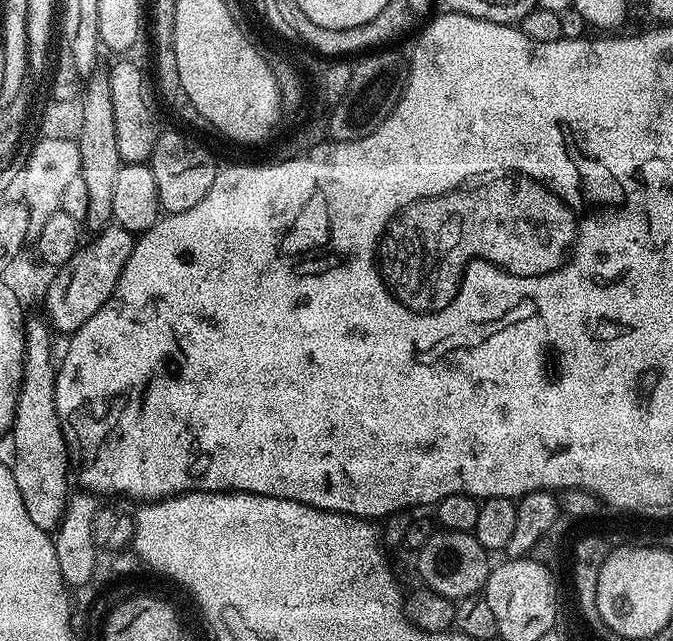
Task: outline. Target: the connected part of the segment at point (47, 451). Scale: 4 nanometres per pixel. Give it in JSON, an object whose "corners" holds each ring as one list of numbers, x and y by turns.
{"corners":[[29,319,24,325,24,340,40,340,40,338,44,340,46,338,46,360,24,358,24,377,20,383,20,398,16,407,16,417,10,429,10,437,12,436,10,467,14,474,14,482,18,482,18,494,22,494,22,502,26,506,26,511,30,513,30,519,42,531,52,534,59,529,60,521,63,520,64,514,68,510,70,465,68,462,68,443,62,434,62,426,58,422,58,410,54,402,57,369,57,365,54,363,54,340,50,335,49,325,43,319,40,320]]}

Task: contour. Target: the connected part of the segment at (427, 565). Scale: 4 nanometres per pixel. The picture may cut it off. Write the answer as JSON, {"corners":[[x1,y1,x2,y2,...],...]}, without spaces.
{"corners":[[433,531,432,536,418,549,416,572,421,576,423,587,442,594,447,600,457,602,464,596,477,595,488,580,490,553,476,541,470,532]]}

